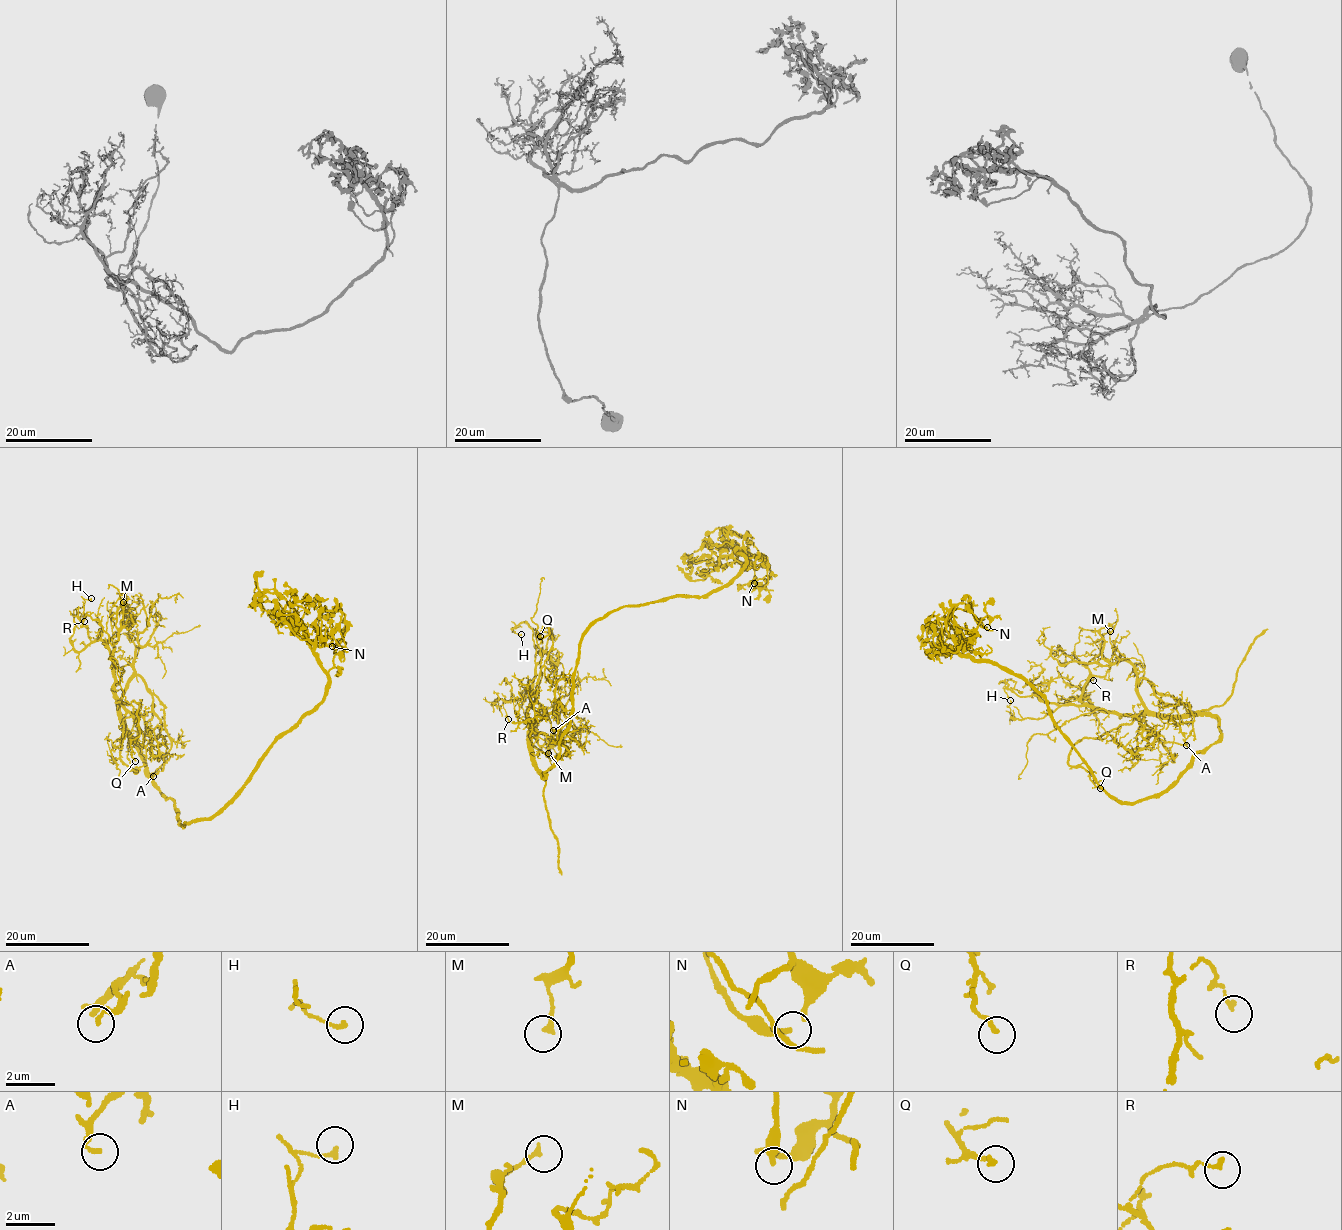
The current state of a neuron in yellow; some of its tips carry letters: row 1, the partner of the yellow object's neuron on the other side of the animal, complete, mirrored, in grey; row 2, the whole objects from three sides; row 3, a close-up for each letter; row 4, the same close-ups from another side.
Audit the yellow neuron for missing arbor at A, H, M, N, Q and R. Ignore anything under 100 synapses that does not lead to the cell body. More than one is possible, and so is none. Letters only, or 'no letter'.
no letter

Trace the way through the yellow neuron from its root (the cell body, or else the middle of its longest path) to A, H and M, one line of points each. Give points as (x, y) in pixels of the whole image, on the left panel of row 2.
A: (180, 824), (174, 799), (159, 791), (120, 714), (128, 683), (138, 675), (166, 746), (167, 761), (153, 776)
H: (180, 824), (174, 799), (159, 791), (120, 714), (113, 643), (97, 621), (84, 613), (84, 600), (91, 598)
M: (180, 824), (174, 799), (163, 796), (147, 772), (115, 697), (108, 639), (130, 618), (123, 602)

